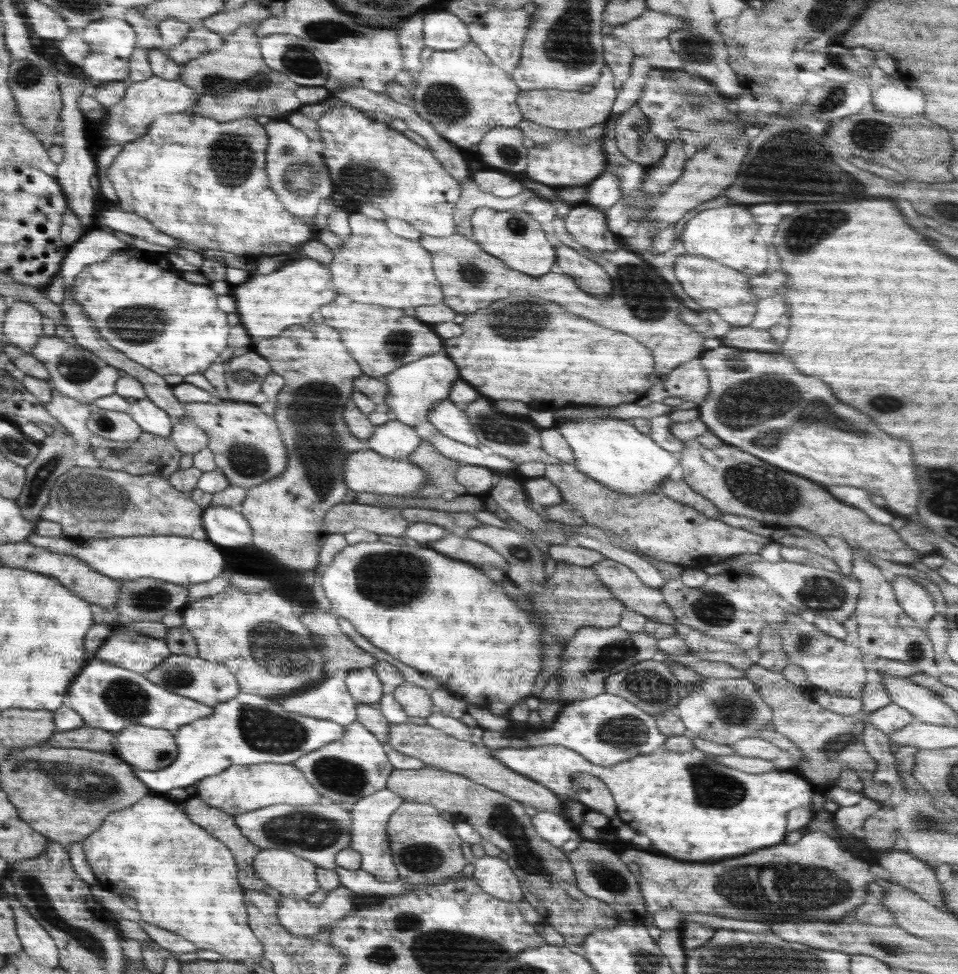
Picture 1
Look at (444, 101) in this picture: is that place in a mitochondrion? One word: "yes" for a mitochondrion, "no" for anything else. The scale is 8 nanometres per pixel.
yes

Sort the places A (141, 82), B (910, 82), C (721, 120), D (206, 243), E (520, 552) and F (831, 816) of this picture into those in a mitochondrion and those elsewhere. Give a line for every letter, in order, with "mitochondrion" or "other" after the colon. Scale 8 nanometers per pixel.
A: other
B: other
C: mitochondrion
D: other
E: mitochondrion
F: other

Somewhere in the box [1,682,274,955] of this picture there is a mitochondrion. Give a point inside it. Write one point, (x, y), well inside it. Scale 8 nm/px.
(87, 784)

